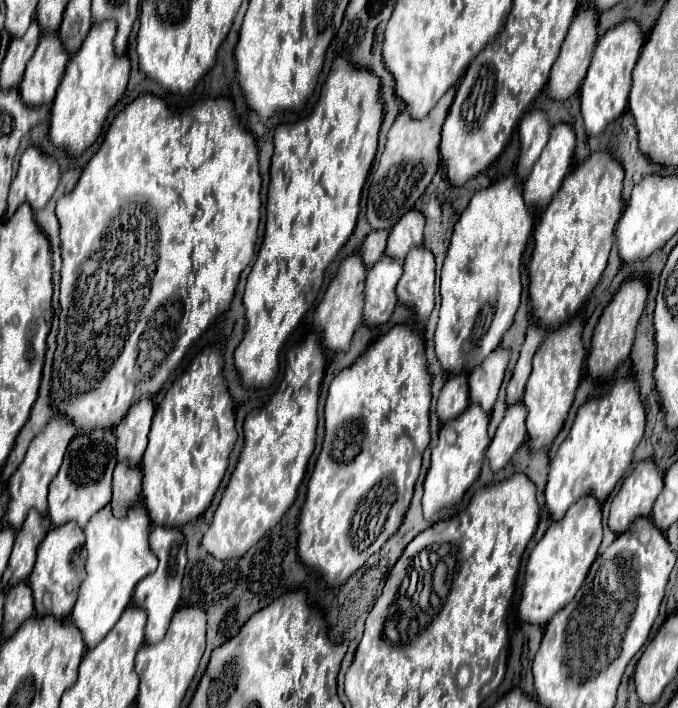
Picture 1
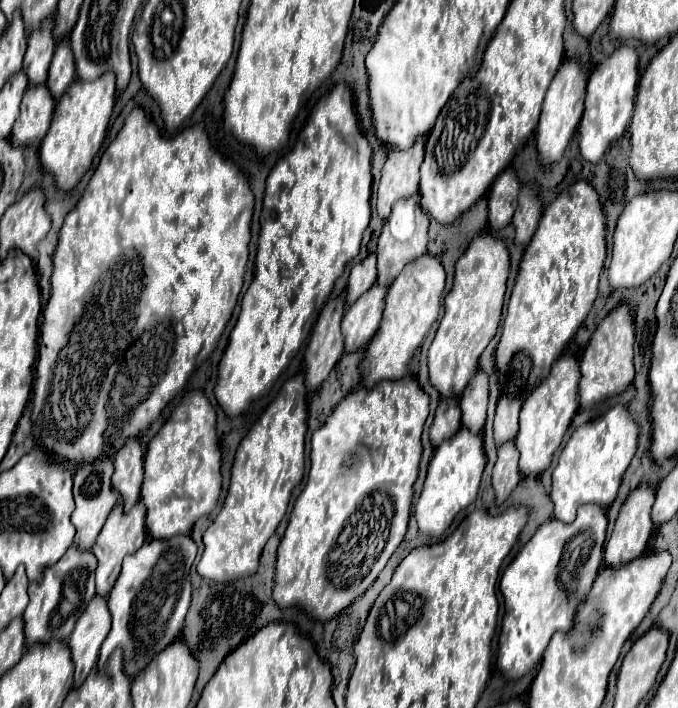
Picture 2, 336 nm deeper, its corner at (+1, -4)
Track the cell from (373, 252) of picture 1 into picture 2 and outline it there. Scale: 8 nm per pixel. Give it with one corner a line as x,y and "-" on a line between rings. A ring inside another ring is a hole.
367,255
361,263
351,269
347,283
347,305
353,305
377,279
377,259
375,255

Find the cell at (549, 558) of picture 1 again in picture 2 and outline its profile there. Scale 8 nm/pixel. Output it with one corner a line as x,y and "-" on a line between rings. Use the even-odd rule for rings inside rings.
583,505
569,525
557,519
543,523
505,569
499,581
505,599
505,615
499,635
501,651
497,653
497,665
501,665
501,671
509,679
521,679
541,661
553,633
571,629
575,607
583,601
601,569
605,531
605,509
599,505

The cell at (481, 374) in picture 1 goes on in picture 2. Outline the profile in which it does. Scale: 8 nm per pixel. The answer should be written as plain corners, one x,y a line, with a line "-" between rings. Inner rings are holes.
477,371
469,385
461,395
461,413
463,413
463,427
471,433
481,433
485,425
487,413
487,399
489,399
489,375
485,371

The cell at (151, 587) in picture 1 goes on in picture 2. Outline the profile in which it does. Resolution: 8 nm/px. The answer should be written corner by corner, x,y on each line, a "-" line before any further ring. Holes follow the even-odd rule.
177,535
167,541
147,539
137,553
127,555
121,575
109,595
113,625
103,641
99,667
103,667
109,655
121,647
125,651
125,673
135,677
155,655
159,655
159,651
179,637
191,603
189,571
195,561
195,553
197,547
193,539
189,535

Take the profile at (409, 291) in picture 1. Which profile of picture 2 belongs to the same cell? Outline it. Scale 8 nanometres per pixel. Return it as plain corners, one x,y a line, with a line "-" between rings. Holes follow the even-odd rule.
423,255
407,267
403,267
401,275
393,281
387,293
387,305
383,311
381,327
375,337
369,341
365,359
363,359
363,385
373,387
381,381
401,379
409,373
409,361
419,349
423,337
435,323
441,309
441,295
445,289
445,271
439,257

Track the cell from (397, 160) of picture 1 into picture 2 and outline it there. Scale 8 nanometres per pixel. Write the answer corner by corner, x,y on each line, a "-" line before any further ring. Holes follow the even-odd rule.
425,135
417,139
407,151
391,149
381,171
381,183
377,191
377,215
387,219
391,207
399,199
407,199
419,189
419,167
425,153

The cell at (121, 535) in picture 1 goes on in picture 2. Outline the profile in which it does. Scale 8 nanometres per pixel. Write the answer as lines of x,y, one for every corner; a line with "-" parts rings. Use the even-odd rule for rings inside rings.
93,597
85,607
81,617
75,623
75,629
69,639
73,665
75,665
75,681
73,687
81,687
93,665
99,657
99,647
107,637
111,627
111,615
107,611
107,599

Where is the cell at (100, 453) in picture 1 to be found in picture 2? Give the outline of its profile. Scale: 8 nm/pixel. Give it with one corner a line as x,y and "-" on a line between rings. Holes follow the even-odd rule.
95,459
95,463
85,463
83,467
75,469
73,477
73,497
75,497
75,511
71,515
71,523
75,525
75,545
81,549
91,549
107,515
119,501
119,493
111,487
113,475
113,461
111,459

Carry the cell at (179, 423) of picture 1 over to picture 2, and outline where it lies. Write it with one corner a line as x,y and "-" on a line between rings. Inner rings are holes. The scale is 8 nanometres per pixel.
185,395
185,399
173,409
171,417
163,423
159,433
149,441
145,455
145,479
141,487
141,503
147,507
147,531
155,539
171,539
181,533
189,533
193,523
211,513
221,493
221,451
215,433
215,409
201,395

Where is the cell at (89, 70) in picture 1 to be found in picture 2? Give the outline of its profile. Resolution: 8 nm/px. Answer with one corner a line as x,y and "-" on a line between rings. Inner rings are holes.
107,71
93,83
81,83
79,79
75,79
63,93
63,99
57,101
53,123
41,141
39,157
43,167
55,175
59,189
73,189
83,173
91,167
91,161
105,139
109,117
115,105
115,93
115,75

